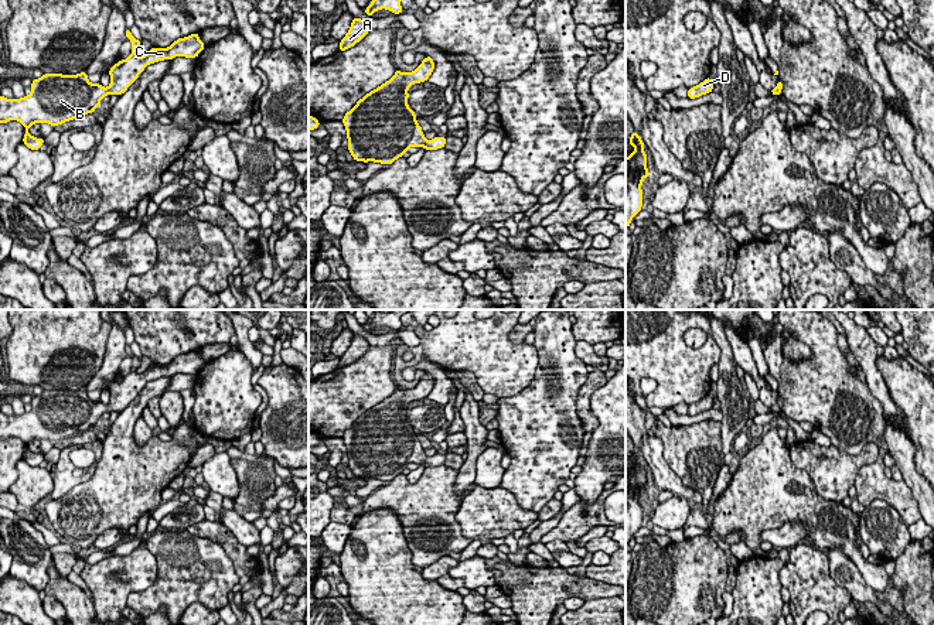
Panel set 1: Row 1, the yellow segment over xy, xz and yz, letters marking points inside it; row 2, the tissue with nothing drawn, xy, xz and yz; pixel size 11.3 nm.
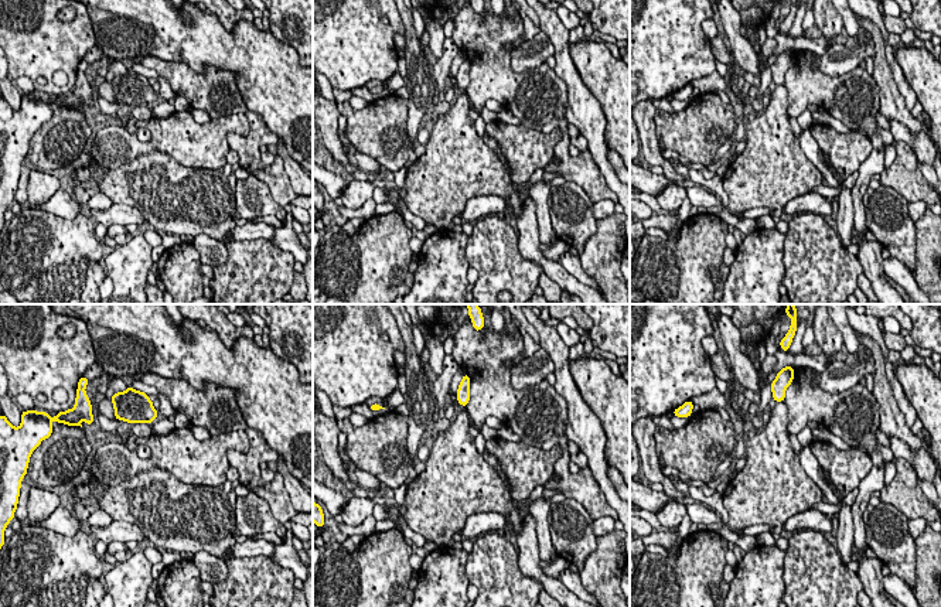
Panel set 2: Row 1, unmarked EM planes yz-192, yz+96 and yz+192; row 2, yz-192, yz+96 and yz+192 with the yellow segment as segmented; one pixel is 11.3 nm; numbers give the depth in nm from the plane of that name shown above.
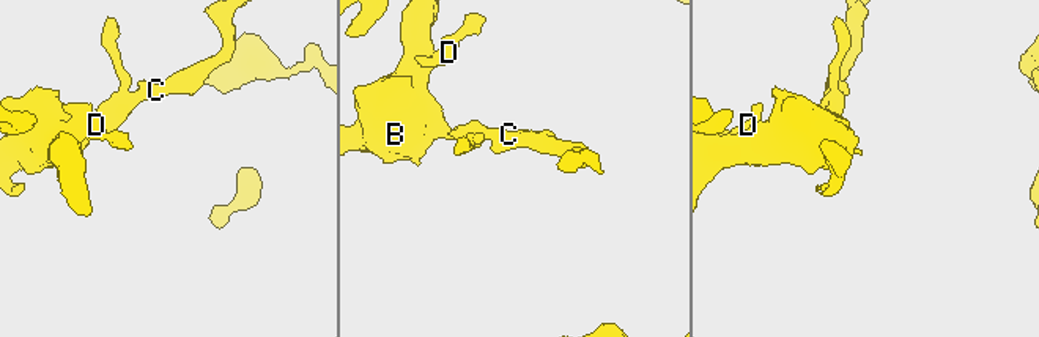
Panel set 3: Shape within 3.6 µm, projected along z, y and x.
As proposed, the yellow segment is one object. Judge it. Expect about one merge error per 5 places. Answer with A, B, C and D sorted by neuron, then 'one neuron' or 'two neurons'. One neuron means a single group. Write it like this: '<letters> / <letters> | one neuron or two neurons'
A B C D | one neuron

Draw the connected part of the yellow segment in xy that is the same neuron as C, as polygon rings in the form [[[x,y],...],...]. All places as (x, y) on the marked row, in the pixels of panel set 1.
[[[129,28],[125,33],[132,41],[132,54],[110,68],[108,88],[91,83],[86,72],[76,75],[44,74],[40,79],[33,79],[28,96],[6,99],[0,95],[0,123],[18,120],[25,127],[23,143],[31,150],[40,150],[44,137],[35,139],[28,133],[28,127],[34,123],[58,126],[93,113],[103,96],[125,93],[147,65],[175,57],[197,58],[205,47],[198,38],[198,33],[194,33],[178,38],[168,48],[154,47],[143,57],[137,57],[140,41],[132,35]]]

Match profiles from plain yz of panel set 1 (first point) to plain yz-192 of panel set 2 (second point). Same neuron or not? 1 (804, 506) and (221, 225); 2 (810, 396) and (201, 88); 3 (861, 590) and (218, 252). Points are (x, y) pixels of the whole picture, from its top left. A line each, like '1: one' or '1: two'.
1: one
2: one
3: one

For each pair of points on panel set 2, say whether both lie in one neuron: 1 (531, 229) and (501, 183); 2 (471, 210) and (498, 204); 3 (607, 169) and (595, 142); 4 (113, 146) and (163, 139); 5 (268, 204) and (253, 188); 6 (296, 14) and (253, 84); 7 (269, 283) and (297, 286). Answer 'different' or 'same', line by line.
1: different
2: same
3: same
4: same
5: same
6: different
7: different

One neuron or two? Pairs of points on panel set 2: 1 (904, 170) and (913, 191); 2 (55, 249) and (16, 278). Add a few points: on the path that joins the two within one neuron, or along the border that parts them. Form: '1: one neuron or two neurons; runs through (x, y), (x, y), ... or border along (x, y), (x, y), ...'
1: one neuron; runs through (904, 176), (913, 186)
2: one neuron; runs through (45, 252), (33, 265), (26, 268)

